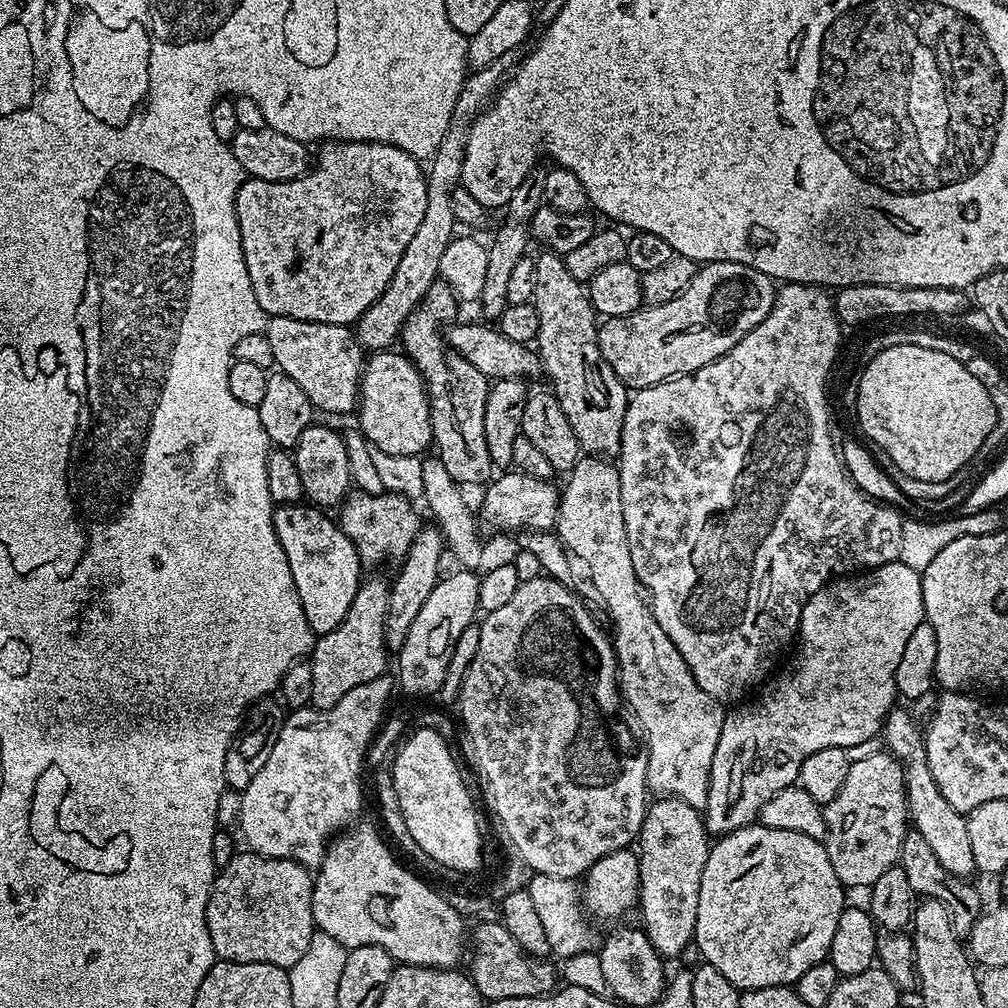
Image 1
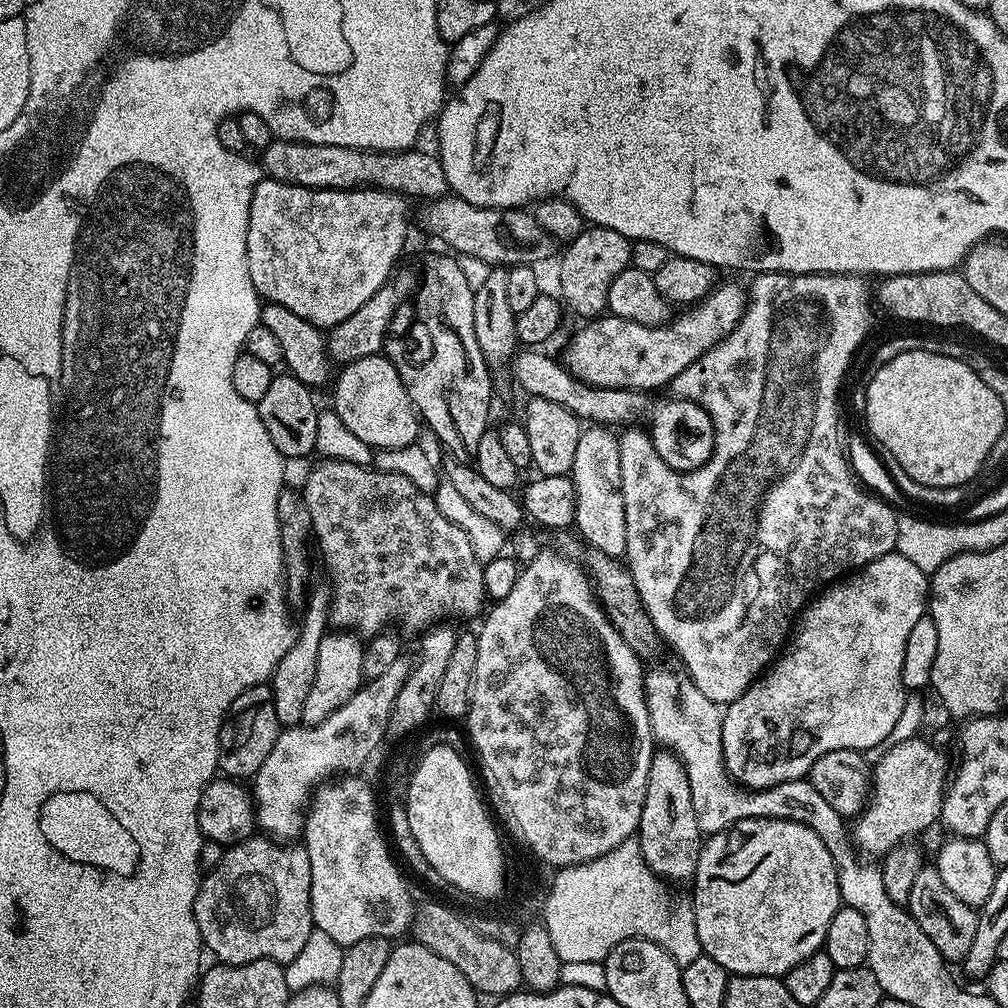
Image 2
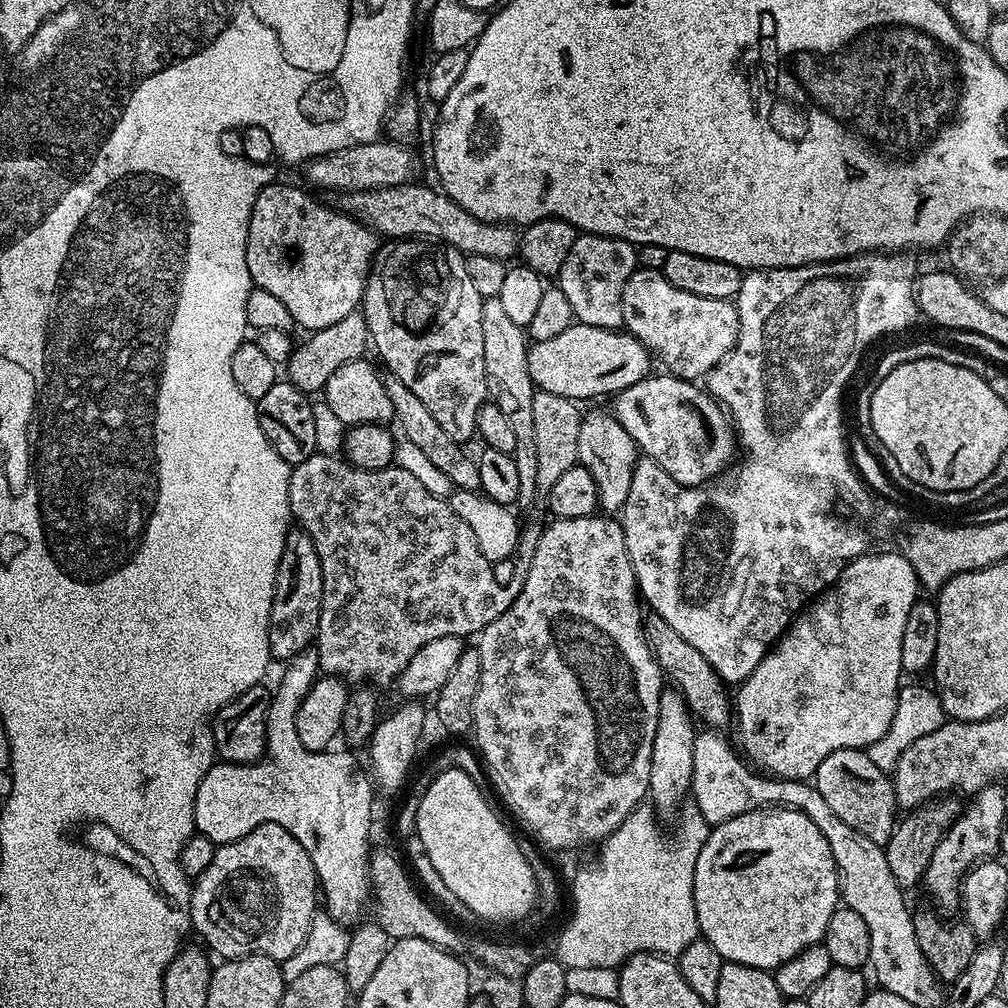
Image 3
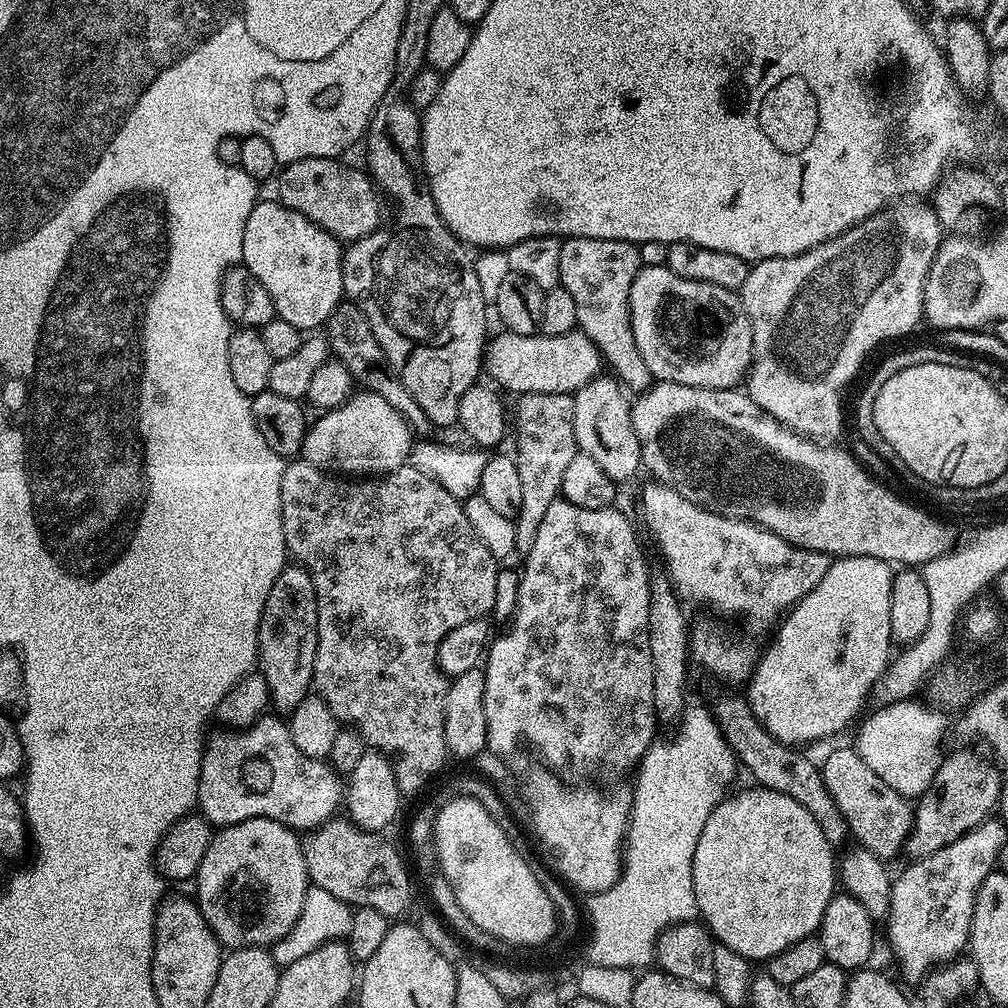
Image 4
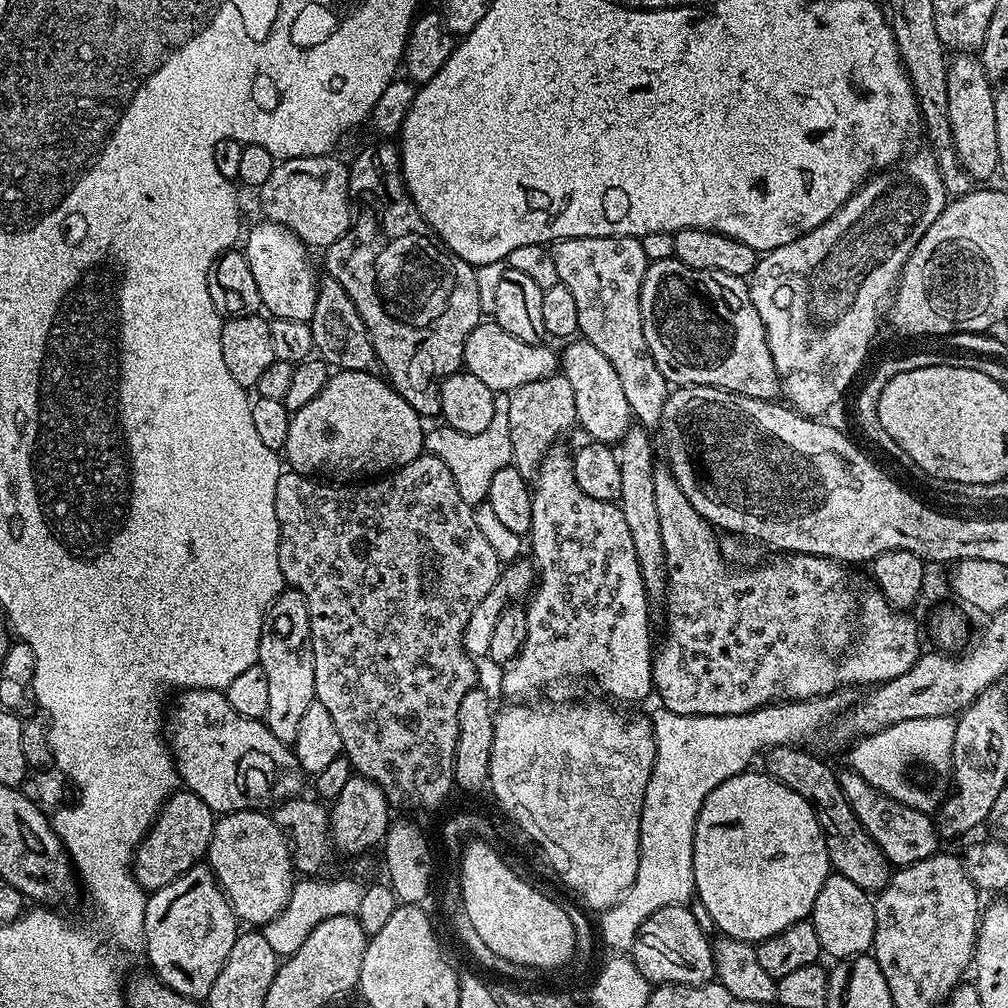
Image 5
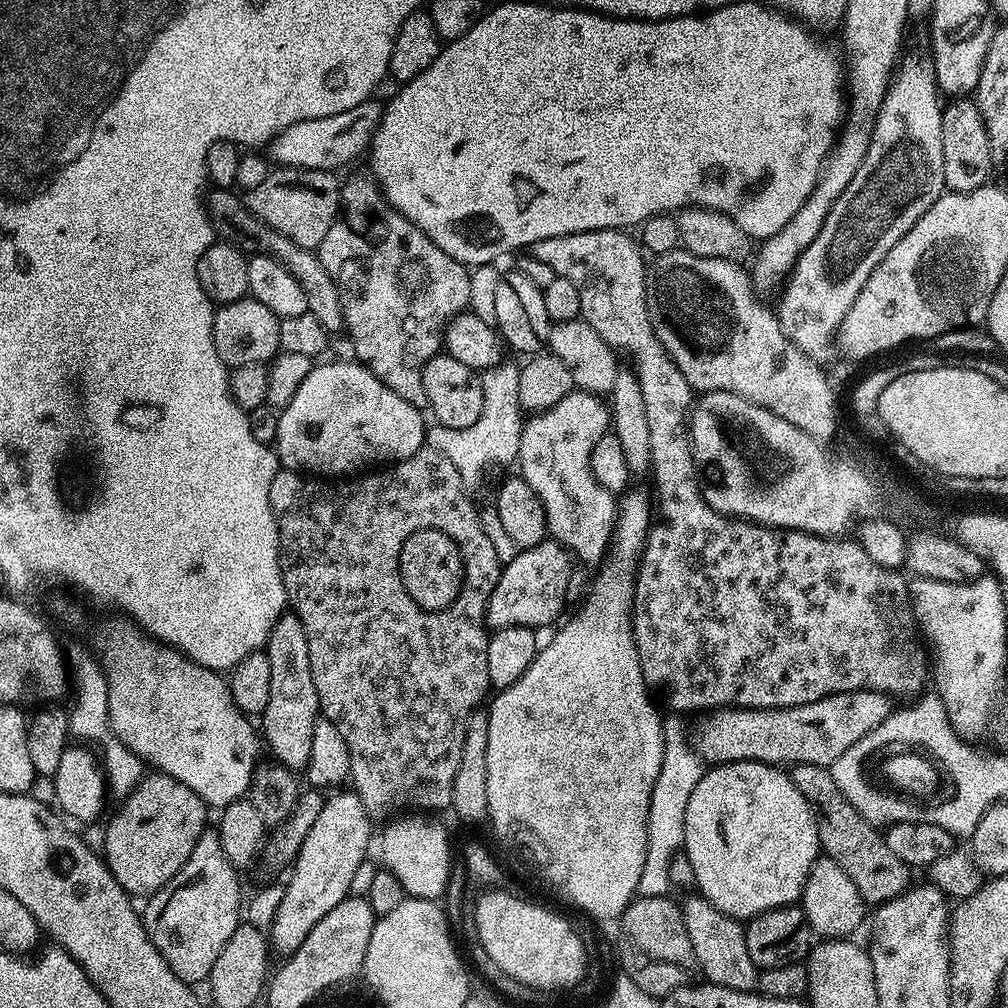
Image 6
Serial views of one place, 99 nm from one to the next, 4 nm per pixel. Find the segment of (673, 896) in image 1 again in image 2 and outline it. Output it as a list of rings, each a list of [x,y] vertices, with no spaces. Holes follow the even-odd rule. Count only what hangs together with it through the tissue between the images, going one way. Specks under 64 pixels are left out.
[[[657,751],[650,762],[638,839],[646,866],[650,866],[650,870],[654,870],[654,874],[661,880],[691,881],[695,877],[702,833],[694,814],[694,798],[690,798],[690,780],[686,778],[680,759],[670,751]]]

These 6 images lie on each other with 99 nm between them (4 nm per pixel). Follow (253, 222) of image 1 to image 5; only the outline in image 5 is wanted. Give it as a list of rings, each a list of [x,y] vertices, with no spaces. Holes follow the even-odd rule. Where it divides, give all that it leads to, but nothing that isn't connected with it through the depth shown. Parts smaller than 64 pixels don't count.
[[[267,218],[261,221],[249,232],[247,229],[242,240],[242,251],[246,262],[250,262],[250,271],[254,273],[263,311],[272,318],[290,318],[290,322],[311,321],[318,272],[312,269],[312,260],[308,257],[310,249],[286,226]]]

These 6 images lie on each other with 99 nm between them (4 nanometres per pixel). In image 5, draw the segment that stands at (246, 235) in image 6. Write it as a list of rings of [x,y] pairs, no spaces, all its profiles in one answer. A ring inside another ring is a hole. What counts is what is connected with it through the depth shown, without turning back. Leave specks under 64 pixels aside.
[[[324,274],[319,277],[310,323],[314,334],[314,349],[325,364],[345,372],[372,372],[377,367],[376,351],[362,322],[362,314],[358,314],[358,306],[350,302],[350,294],[346,294],[346,290],[342,290],[342,286],[332,276]]]

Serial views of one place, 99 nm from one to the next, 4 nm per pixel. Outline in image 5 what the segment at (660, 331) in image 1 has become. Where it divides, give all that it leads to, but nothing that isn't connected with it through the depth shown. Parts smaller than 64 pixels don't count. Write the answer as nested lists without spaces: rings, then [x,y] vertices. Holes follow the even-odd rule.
[[[491,318],[481,319],[466,338],[463,367],[478,378],[493,394],[510,394],[526,382],[553,375],[558,368],[558,356],[547,348],[547,343],[527,344],[514,338]]]

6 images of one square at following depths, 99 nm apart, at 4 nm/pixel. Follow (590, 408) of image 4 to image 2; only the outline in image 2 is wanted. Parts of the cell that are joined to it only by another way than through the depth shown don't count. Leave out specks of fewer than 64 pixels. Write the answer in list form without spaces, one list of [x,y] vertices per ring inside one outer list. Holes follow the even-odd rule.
[[[604,426],[585,427],[578,438],[578,451],[574,453],[574,466],[570,475],[576,488],[575,531],[587,547],[608,556],[623,557],[626,546],[626,506],[620,489],[622,466],[617,433]]]

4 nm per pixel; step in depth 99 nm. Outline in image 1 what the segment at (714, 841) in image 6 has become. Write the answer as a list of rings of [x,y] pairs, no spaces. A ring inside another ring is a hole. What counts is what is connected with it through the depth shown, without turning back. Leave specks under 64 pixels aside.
[[[753,822],[745,828],[734,830],[728,836],[721,836],[708,849],[706,866],[702,870],[702,886],[698,890],[698,918],[696,919],[696,935],[694,943],[696,951],[702,957],[703,963],[714,966],[718,974],[730,978],[735,988],[747,990],[760,987],[794,986],[810,966],[828,959],[830,942],[834,942],[834,929],[838,927],[838,918],[846,907],[846,889],[841,884],[838,874],[834,874],[834,866],[830,866],[828,851],[823,843],[794,830],[774,830],[765,824]]]

